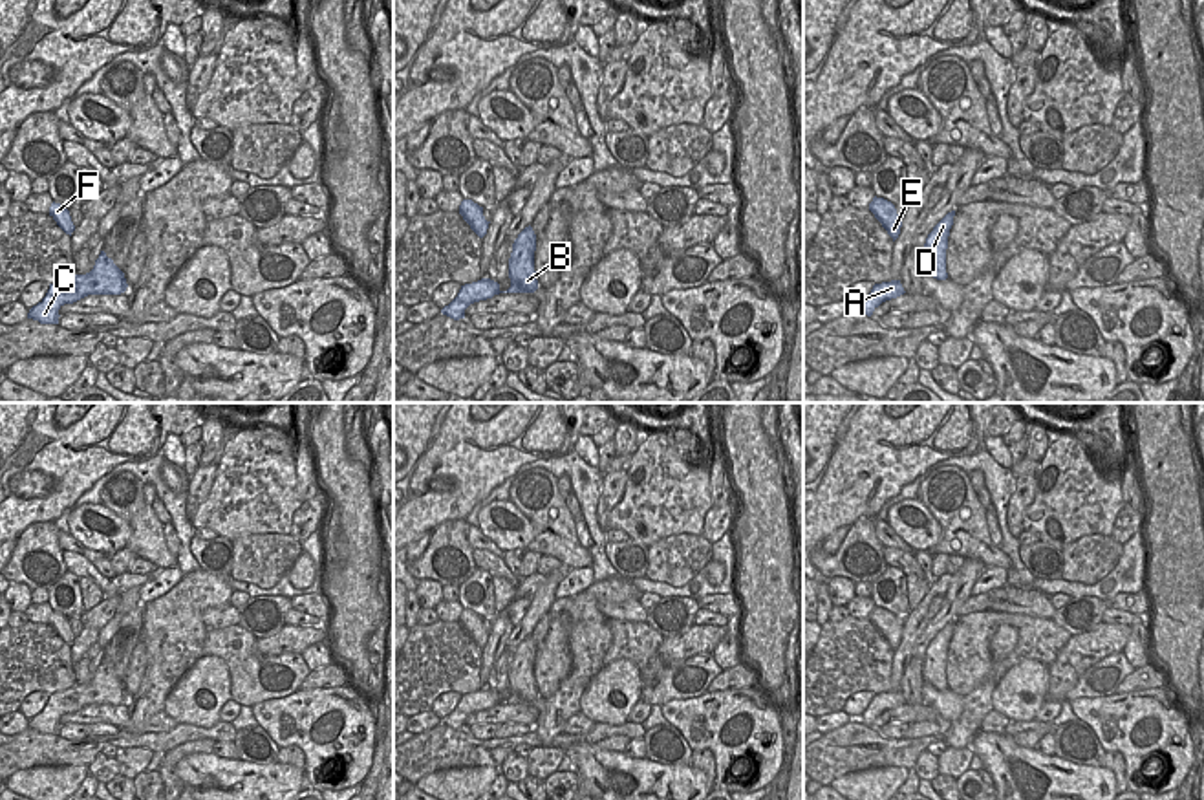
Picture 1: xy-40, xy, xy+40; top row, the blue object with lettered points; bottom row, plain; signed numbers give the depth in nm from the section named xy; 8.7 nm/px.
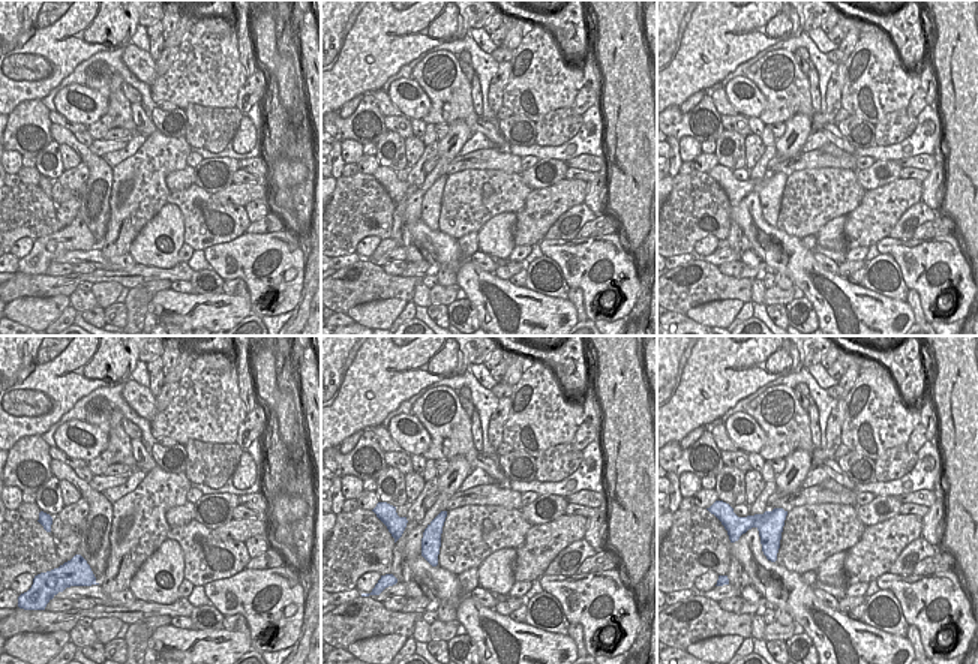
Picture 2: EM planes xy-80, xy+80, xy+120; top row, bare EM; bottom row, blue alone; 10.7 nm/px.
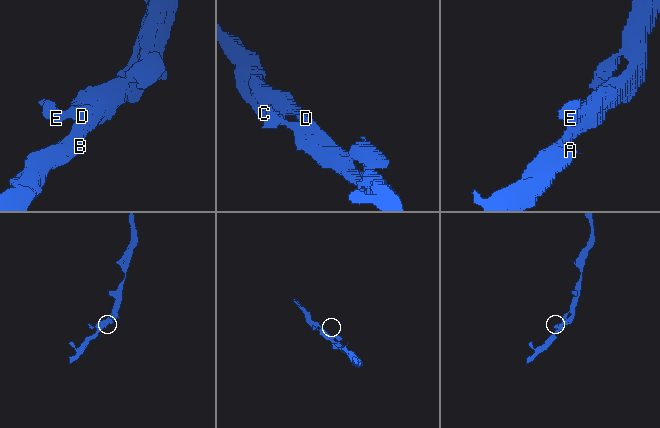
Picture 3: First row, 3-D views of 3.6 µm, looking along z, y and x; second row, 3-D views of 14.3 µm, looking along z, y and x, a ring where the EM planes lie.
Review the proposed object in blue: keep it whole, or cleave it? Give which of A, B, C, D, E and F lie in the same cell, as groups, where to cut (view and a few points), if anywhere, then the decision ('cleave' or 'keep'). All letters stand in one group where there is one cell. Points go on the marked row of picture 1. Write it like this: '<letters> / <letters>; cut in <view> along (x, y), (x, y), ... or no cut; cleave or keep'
A B C D E F; no cut; keep

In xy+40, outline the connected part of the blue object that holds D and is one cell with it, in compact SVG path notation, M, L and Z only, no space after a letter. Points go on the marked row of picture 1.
M955 211L948 212L928 234L922 253L922 269L937 280L946 280L946 249Z

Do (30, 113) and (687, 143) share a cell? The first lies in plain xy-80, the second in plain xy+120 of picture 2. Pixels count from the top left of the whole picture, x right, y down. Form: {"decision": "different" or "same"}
{"decision": "different"}

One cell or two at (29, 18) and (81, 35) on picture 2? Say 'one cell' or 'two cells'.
one cell

